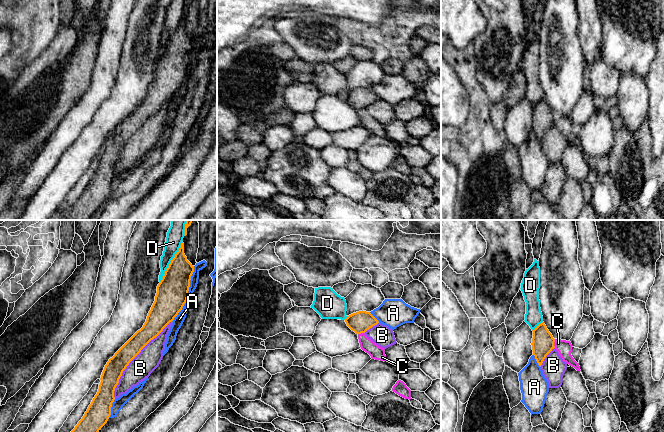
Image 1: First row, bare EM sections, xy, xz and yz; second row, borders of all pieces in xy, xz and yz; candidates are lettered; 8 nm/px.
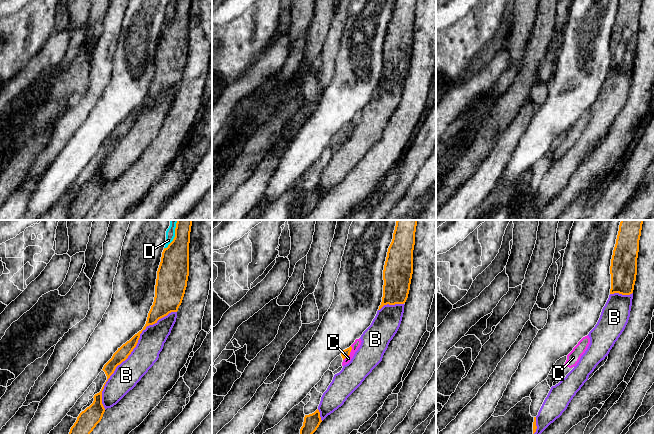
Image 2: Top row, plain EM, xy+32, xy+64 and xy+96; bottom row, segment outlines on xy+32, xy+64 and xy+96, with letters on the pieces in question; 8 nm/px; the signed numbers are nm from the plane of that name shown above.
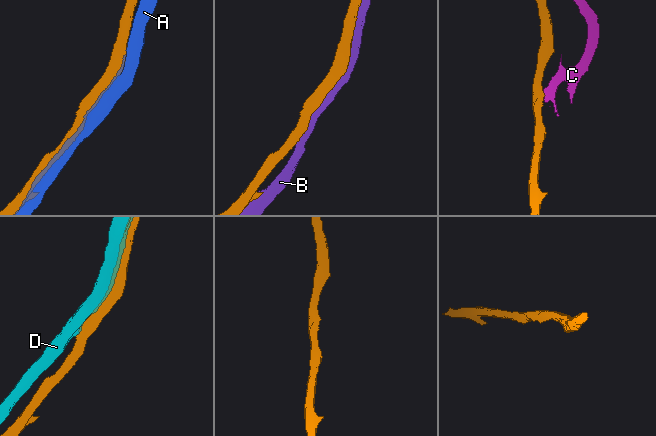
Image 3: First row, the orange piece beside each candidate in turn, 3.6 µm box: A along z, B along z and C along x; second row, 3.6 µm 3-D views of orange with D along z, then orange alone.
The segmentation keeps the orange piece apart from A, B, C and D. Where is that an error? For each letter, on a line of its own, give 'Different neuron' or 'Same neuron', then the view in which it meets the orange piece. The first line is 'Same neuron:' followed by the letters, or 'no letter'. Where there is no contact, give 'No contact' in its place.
Same neuron: no letter
A: Different neuron. Touches orange in xy
B: Different neuron. Touches orange in xy
C: Different neuron. Touches orange in yz
D: Different neuron. Touches orange in xy

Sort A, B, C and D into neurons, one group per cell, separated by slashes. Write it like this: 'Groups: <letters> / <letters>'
Groups: A / B / C / D

